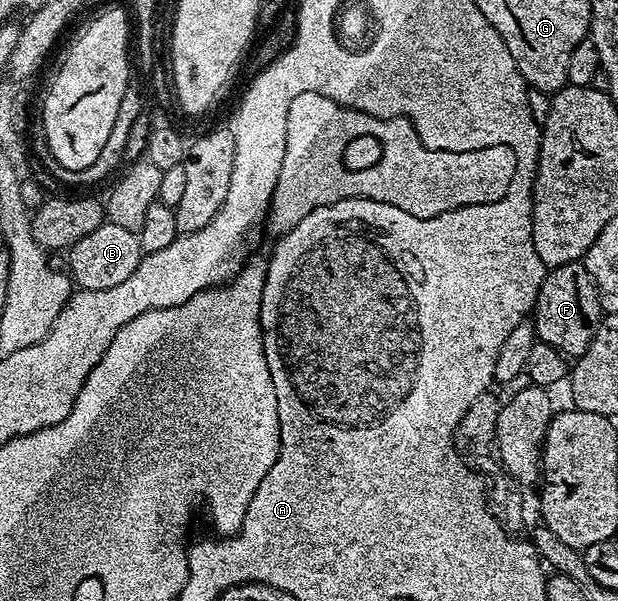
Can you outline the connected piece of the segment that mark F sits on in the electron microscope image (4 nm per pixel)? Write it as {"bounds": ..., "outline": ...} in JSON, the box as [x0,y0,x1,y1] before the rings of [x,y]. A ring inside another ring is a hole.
{"bounds":[534,263,601,358],"outline":[[[583,263],[560,265],[545,275],[534,309],[536,338],[539,343],[548,344],[567,358],[581,356],[586,354],[590,342],[594,342],[594,334],[601,319],[598,290],[594,286],[594,278],[590,278]]]}

